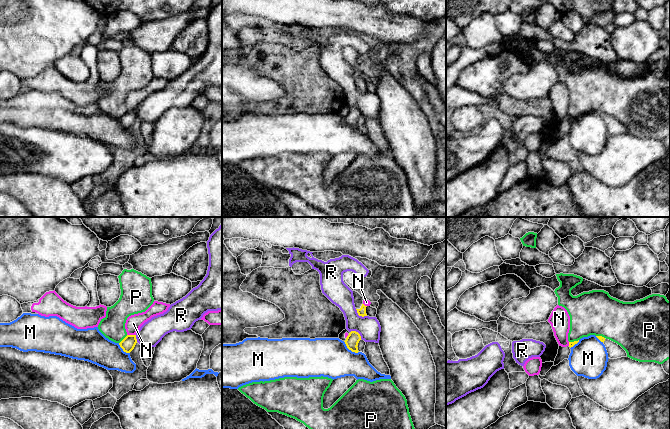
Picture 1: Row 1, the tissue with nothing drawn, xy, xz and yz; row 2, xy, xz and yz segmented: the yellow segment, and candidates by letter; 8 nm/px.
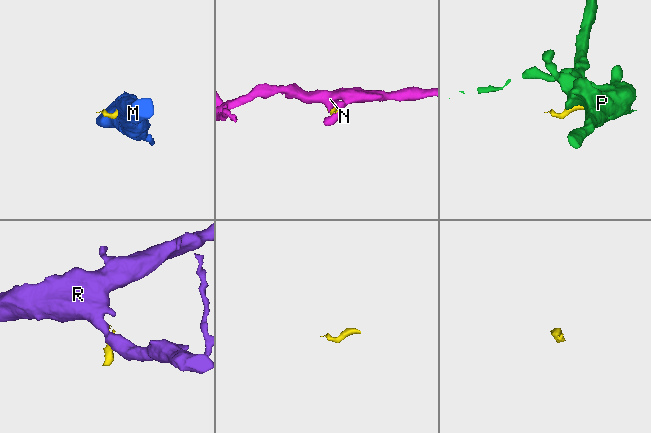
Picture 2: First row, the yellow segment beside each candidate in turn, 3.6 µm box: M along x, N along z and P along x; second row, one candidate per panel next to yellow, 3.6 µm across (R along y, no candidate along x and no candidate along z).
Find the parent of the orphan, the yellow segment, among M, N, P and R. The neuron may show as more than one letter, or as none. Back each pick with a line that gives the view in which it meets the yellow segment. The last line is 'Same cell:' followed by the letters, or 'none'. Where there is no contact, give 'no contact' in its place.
Same cell: none

